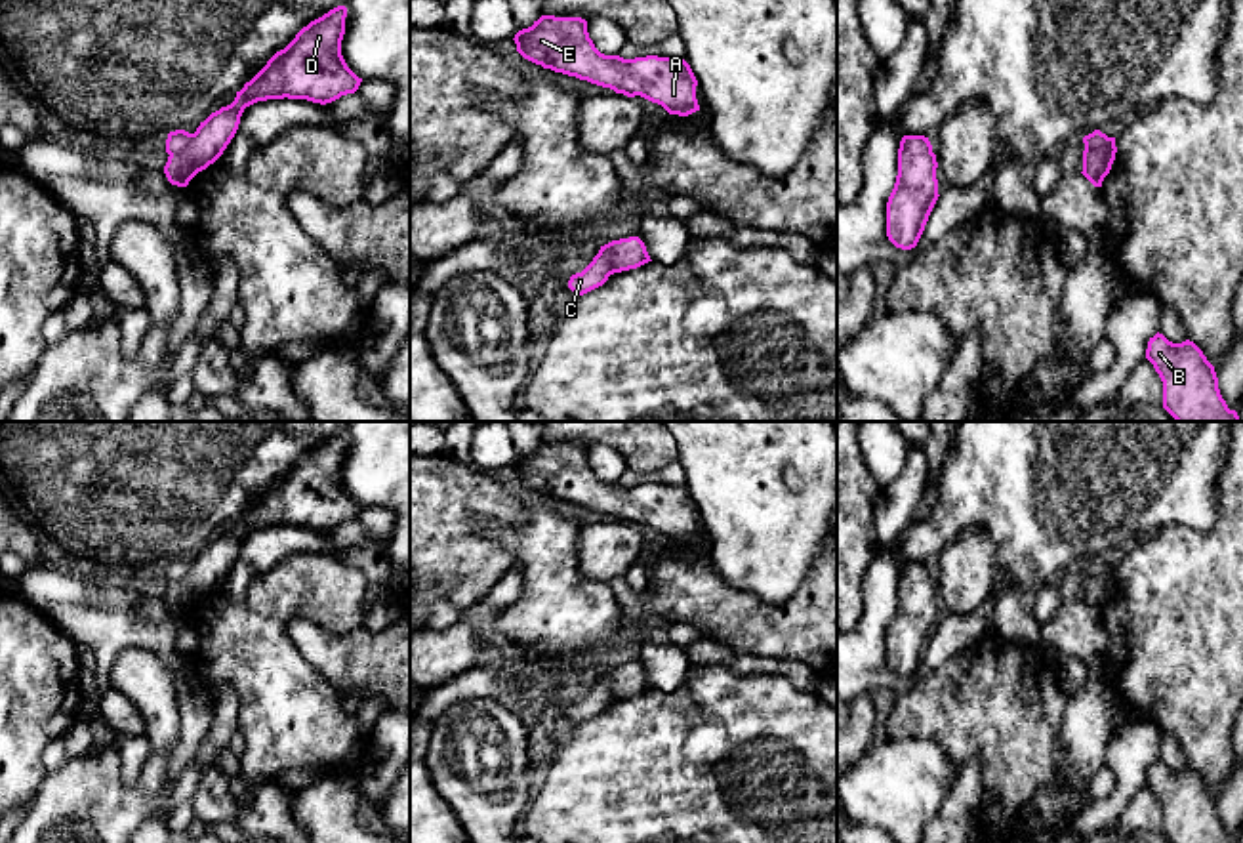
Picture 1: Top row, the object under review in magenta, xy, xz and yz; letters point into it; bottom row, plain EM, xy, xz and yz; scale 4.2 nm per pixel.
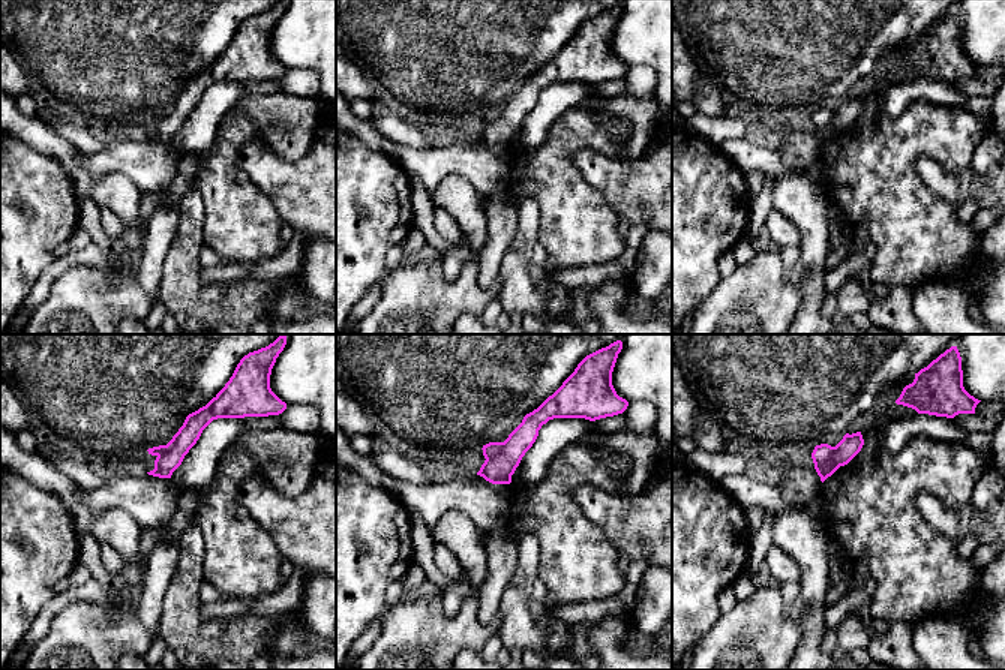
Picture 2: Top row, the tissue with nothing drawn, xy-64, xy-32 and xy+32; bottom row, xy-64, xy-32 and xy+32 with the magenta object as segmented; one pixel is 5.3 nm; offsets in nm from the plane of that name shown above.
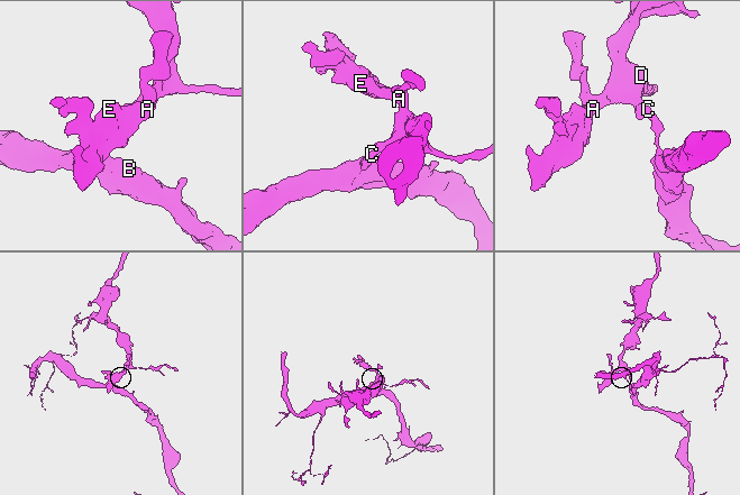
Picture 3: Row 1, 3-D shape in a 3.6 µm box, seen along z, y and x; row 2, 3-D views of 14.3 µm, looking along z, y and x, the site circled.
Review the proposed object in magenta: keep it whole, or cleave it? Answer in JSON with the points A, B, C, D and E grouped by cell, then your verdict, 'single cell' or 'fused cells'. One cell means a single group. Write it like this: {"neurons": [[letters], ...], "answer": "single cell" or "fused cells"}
{"neurons": [["A", "D", "E"], ["B", "C"]], "answer": "fused cells"}

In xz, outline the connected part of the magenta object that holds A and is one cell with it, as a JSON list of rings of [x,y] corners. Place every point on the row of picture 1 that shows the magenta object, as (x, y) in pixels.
[[[541,15],[515,34],[517,51],[543,69],[610,88],[627,97],[641,95],[669,114],[688,116],[700,111],[698,80],[684,59],[601,53],[581,17]]]

